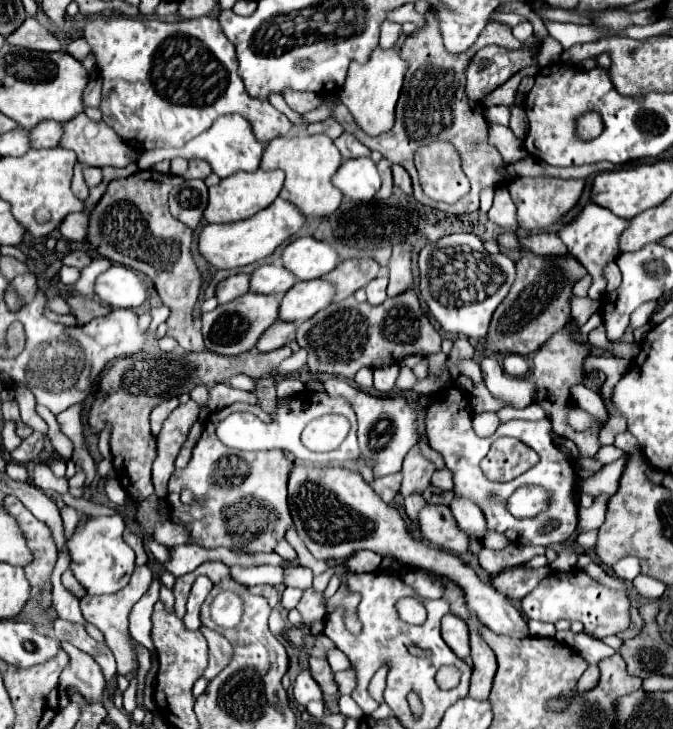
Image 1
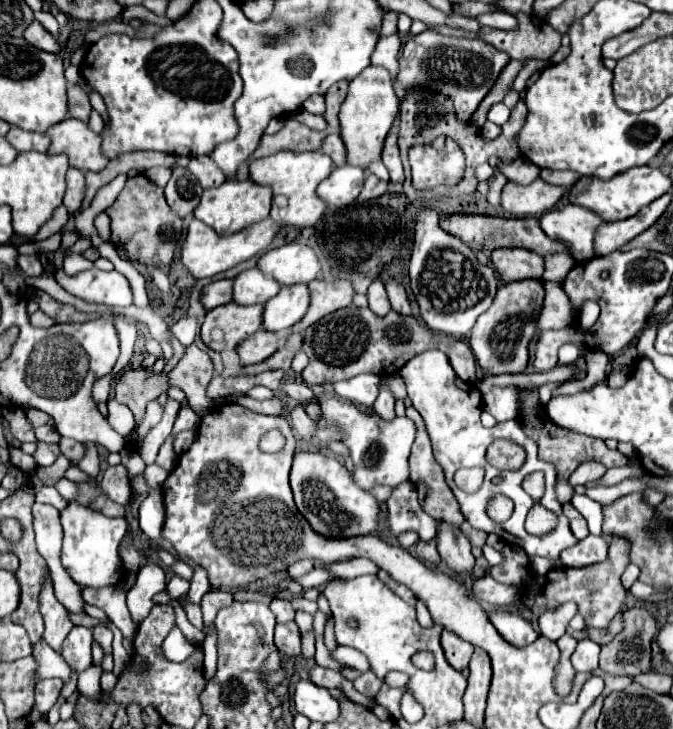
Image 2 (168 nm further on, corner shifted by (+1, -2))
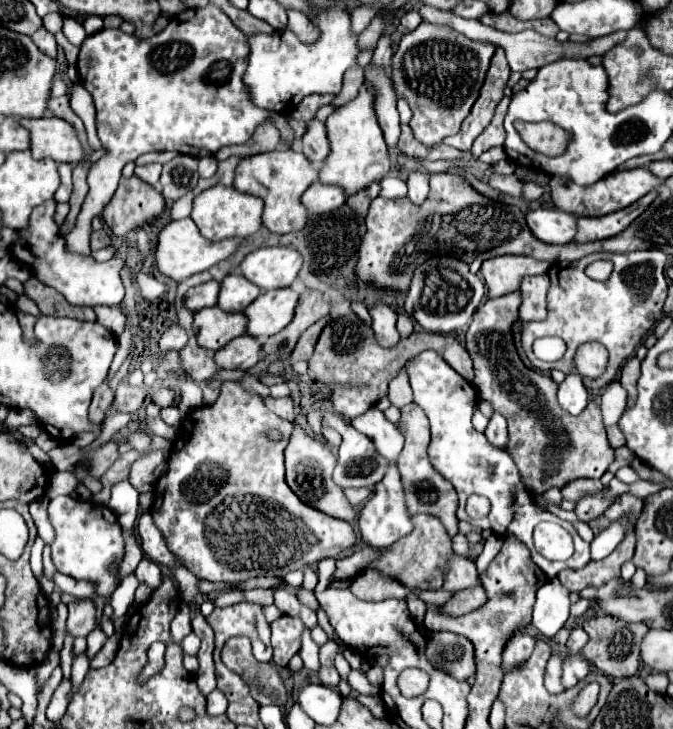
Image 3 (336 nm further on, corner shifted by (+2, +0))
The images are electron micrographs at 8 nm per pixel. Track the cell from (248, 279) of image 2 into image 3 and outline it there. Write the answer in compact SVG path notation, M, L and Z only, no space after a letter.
M241 272L229 274L221 282L221 292L219 292L219 306L223 310L245 310L263 290L249 282L247 278L241 276Z

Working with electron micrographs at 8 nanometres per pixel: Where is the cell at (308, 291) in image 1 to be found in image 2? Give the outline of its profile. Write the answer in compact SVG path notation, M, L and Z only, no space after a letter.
M306 284L282 286L280 292L264 304L262 328L268 332L280 332L302 320L308 310L310 294Z

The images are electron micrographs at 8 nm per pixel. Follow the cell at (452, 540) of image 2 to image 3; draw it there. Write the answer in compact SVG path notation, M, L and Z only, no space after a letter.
M453 552L451 558L447 560L447 572L443 576L443 590L459 592L459 590L475 586L477 582L479 582L479 576L477 576L475 562L467 556L459 556Z

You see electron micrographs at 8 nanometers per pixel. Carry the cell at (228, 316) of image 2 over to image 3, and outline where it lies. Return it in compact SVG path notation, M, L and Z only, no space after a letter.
M219 306L195 312L193 330L197 342L209 350L221 350L233 338L247 332L247 316L243 312L225 312Z

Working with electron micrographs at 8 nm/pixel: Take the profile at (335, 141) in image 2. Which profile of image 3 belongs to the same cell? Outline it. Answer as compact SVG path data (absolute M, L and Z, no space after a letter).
M313 120L309 126L307 126L307 132L301 140L301 150L303 154L317 166L321 168L327 154L331 152L329 150L329 140L327 140L327 130L325 130L325 124L321 124L319 120Z

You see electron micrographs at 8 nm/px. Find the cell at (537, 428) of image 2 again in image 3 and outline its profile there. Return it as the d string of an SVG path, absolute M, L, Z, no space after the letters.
M519 292L481 304L467 330L467 350L475 366L473 386L483 400L489 400L493 408L507 418L507 448L519 466L523 482L539 496L575 478L601 478L615 460L615 450L607 442L601 404L589 400L579 416L559 410L555 382L523 364L513 340L513 324L519 320L519 306Z

